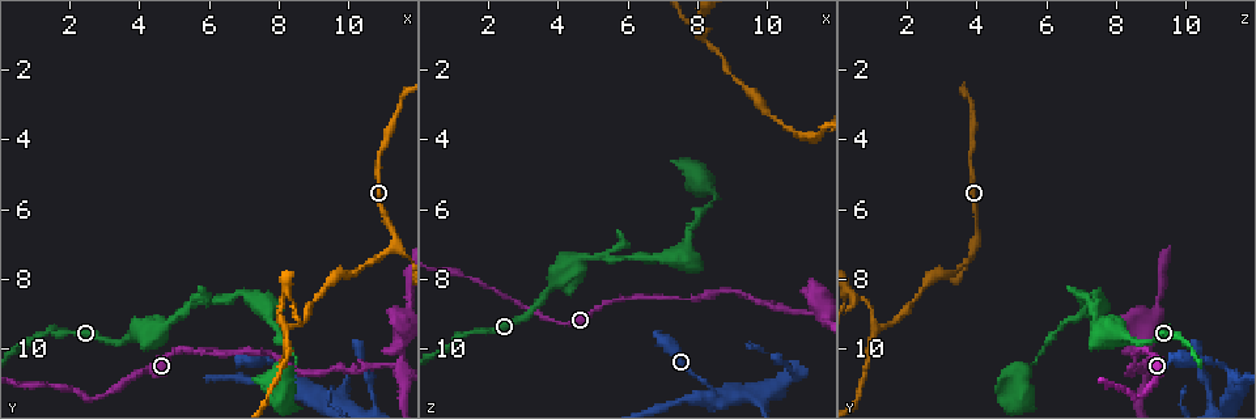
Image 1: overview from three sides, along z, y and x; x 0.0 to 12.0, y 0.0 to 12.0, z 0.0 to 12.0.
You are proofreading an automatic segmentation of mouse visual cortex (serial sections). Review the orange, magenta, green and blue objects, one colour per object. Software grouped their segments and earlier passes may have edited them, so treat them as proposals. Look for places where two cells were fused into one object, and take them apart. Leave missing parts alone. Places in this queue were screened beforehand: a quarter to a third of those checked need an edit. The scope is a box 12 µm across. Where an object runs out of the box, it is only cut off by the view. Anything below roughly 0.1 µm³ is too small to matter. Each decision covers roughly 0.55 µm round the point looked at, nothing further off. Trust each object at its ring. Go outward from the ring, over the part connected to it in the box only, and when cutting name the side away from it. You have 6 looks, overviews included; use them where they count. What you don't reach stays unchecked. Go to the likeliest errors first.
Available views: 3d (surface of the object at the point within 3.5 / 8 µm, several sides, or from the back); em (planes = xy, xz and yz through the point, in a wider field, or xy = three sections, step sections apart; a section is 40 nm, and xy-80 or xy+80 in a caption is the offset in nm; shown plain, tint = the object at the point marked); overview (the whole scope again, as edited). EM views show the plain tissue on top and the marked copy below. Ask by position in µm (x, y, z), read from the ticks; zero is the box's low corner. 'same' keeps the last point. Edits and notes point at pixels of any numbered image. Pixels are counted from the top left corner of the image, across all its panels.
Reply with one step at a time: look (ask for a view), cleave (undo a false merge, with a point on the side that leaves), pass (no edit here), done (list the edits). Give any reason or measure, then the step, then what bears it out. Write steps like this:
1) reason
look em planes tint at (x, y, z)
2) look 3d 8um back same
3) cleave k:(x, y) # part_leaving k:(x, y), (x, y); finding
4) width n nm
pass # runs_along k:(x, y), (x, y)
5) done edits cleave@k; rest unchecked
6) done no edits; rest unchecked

sharp bend
look 3d 3.5um at (10.9, 10.4, 8.9)

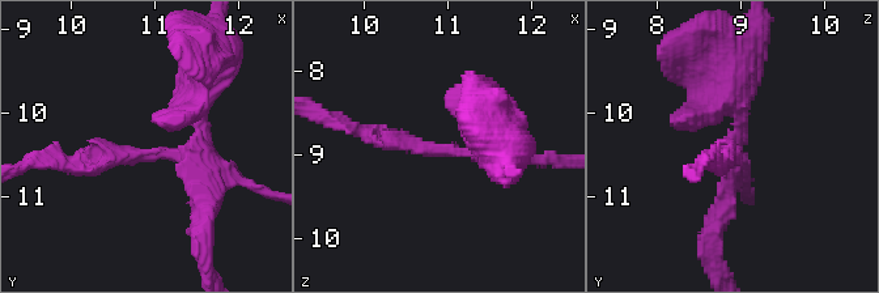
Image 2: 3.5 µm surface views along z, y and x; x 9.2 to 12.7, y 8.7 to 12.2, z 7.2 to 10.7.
arms 4; arm_widths 150, 150, 200, 250 nm
look em planes tint at (10.95, 10.50, 8.95)

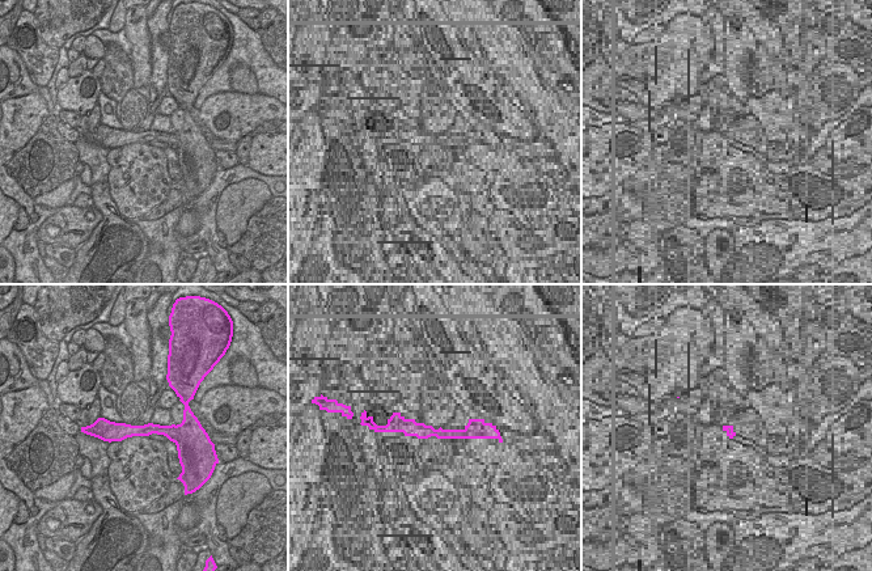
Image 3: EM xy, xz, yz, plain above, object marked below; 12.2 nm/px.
another direction
look em xy step 3 tint same

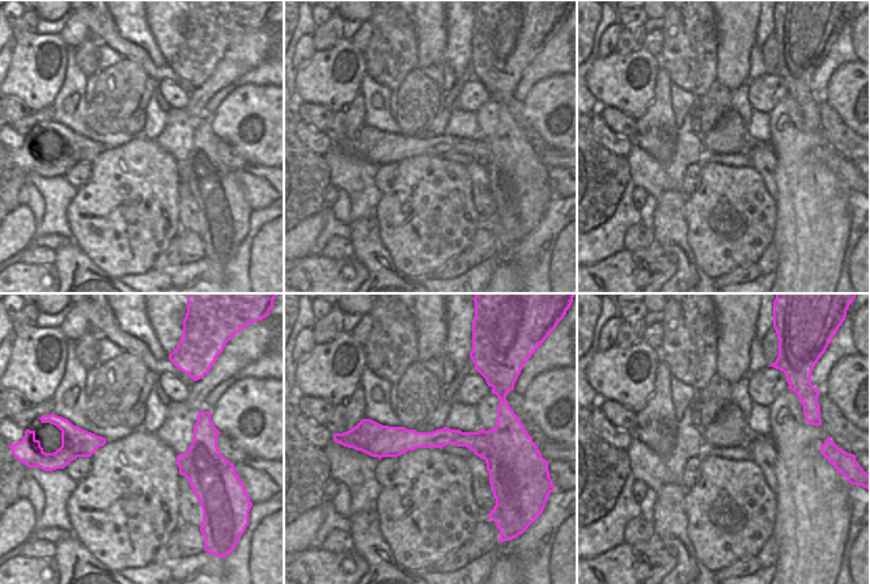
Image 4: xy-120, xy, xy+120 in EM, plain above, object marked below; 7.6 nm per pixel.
width 220 nm
cleave 2:(198, 215) # part_leaving 2:(192, 157), (212, 41); two cells meet here

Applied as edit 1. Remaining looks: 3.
look overview

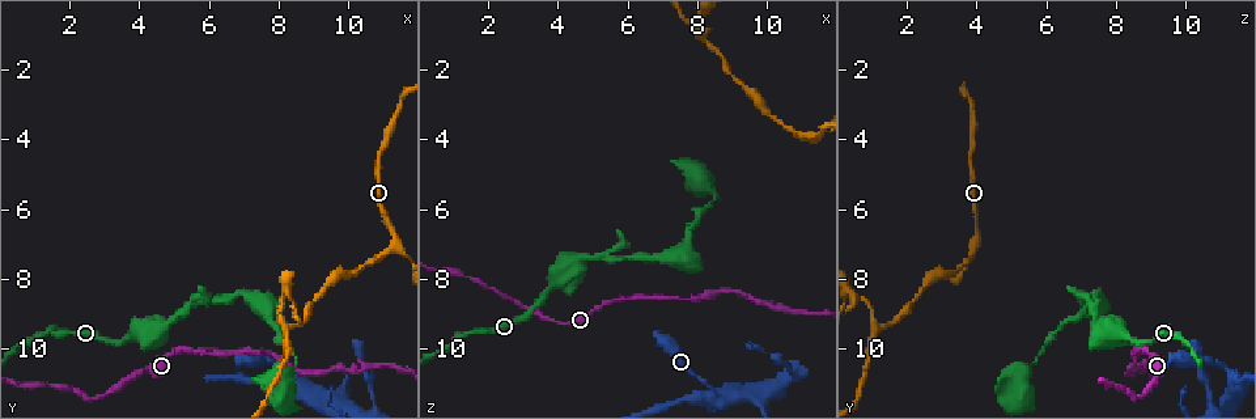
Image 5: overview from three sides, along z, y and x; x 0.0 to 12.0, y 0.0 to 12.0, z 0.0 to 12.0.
side arm on a straight run
look 3d 3.5um at (11.4, 7.1, 4.0)

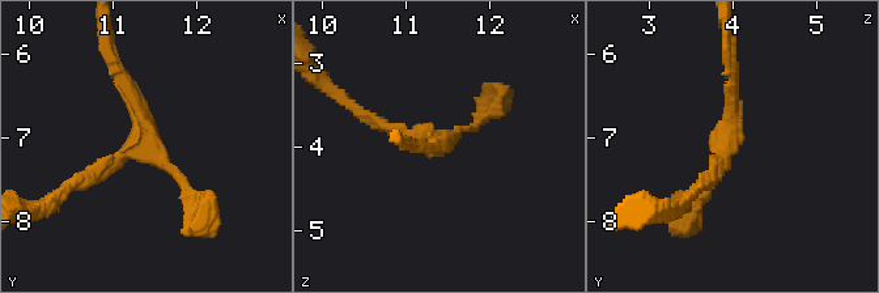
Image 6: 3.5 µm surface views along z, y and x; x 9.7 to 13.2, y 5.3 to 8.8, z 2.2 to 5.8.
arms 3; arm_widths 150, 150, 150 nm
look em xy step 3 tint at (11.30, 7.00, 3.95)

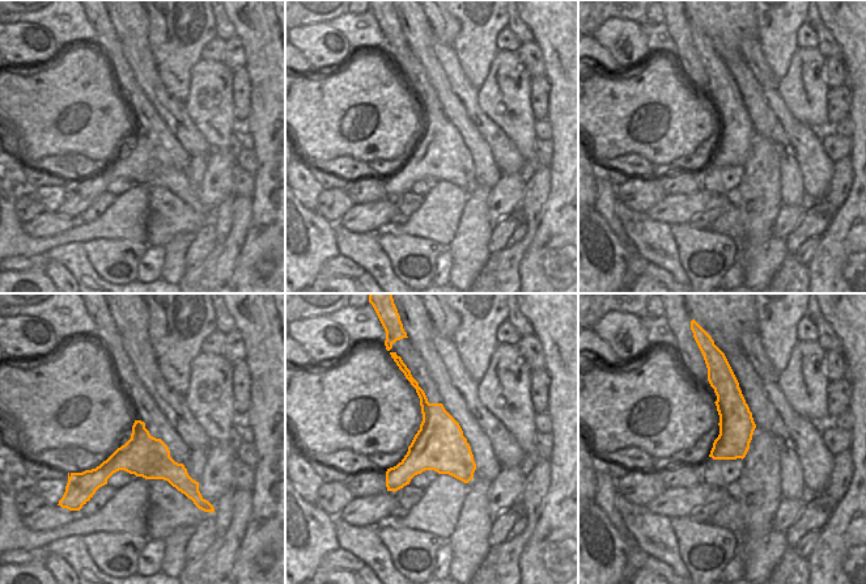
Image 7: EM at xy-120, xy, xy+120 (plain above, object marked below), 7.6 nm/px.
pass # runs_along 6:(110, 60), (141, 140), (73, 185); all the same cell

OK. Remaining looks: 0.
done edits cleave@2; rest unchecked

